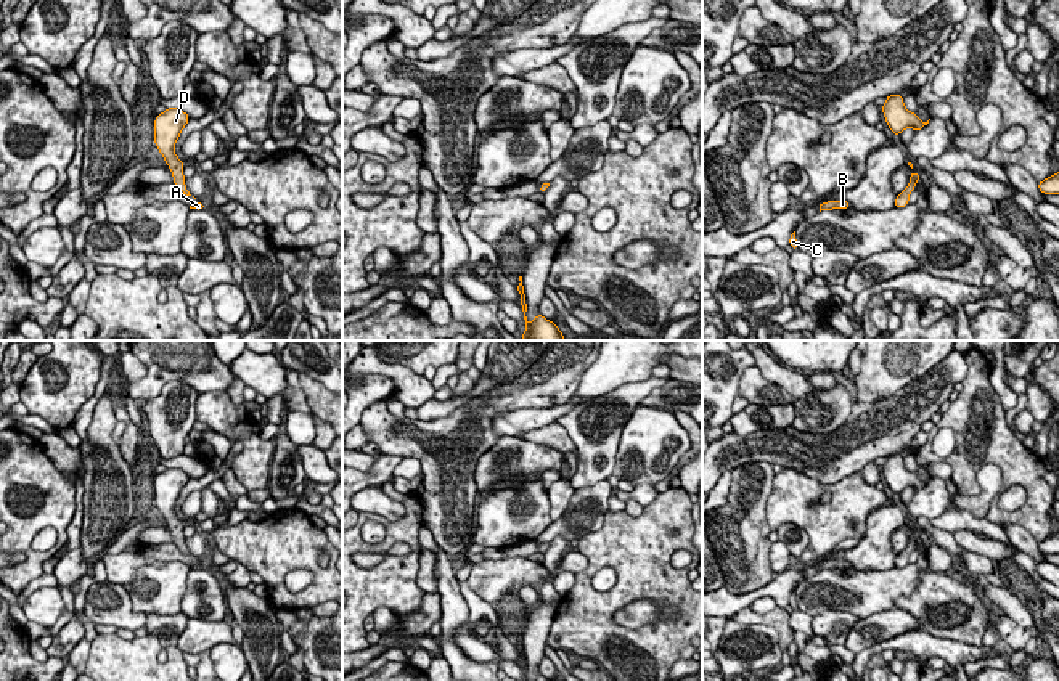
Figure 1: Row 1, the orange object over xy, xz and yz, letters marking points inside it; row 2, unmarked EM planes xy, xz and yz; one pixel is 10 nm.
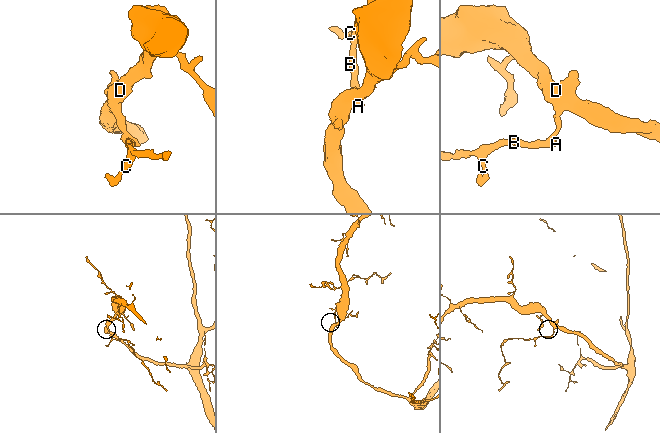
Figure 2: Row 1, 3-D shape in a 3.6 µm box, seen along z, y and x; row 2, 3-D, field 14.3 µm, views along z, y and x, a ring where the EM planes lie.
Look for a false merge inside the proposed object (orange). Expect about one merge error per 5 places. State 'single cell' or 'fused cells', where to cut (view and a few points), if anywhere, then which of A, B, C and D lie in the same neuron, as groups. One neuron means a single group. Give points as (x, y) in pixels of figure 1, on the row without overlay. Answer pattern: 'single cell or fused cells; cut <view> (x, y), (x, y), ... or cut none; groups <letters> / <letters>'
single cell; cut none; groups A B C D

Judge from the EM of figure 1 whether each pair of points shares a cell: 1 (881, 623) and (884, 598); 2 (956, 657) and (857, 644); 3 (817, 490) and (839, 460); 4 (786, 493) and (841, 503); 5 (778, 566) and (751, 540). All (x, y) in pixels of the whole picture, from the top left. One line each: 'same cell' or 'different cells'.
1: different cells
2: different cells
3: different cells
4: same cell
5: different cells

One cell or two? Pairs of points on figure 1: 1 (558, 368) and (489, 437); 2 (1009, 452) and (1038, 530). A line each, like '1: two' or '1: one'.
1: one
2: one

